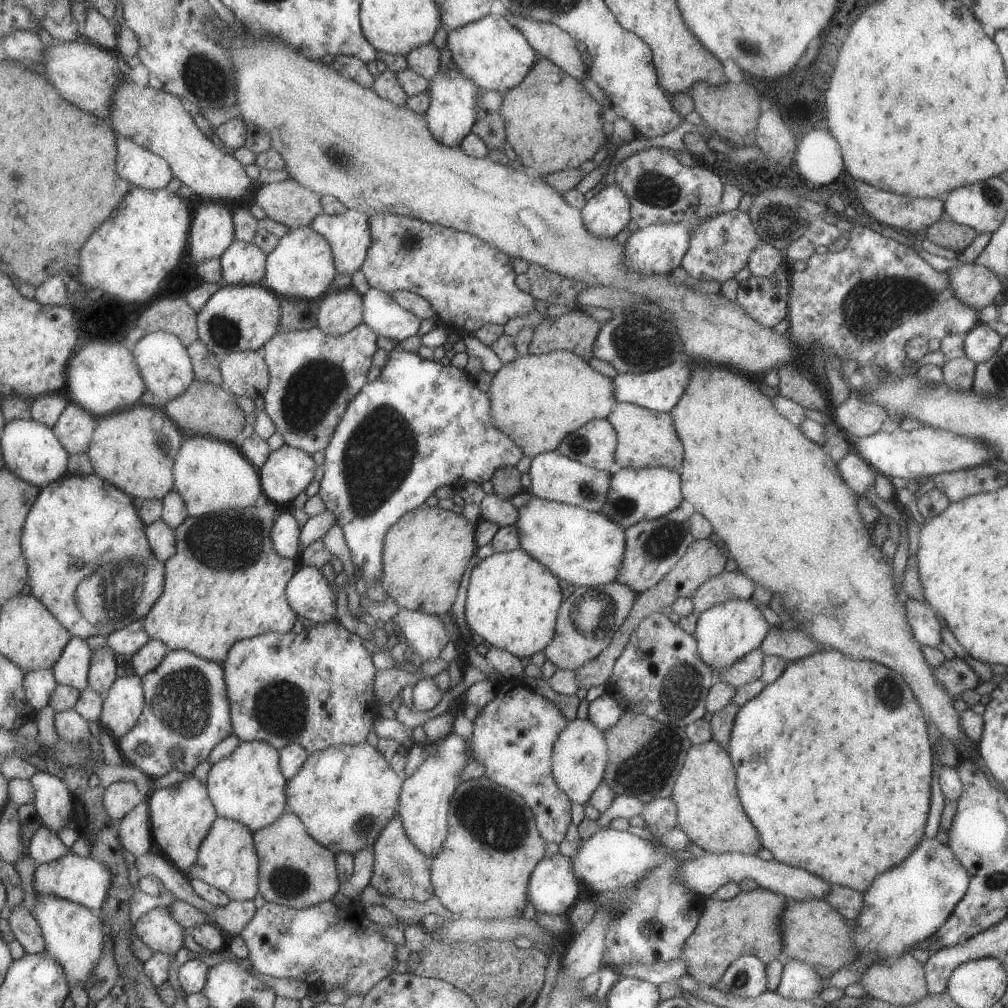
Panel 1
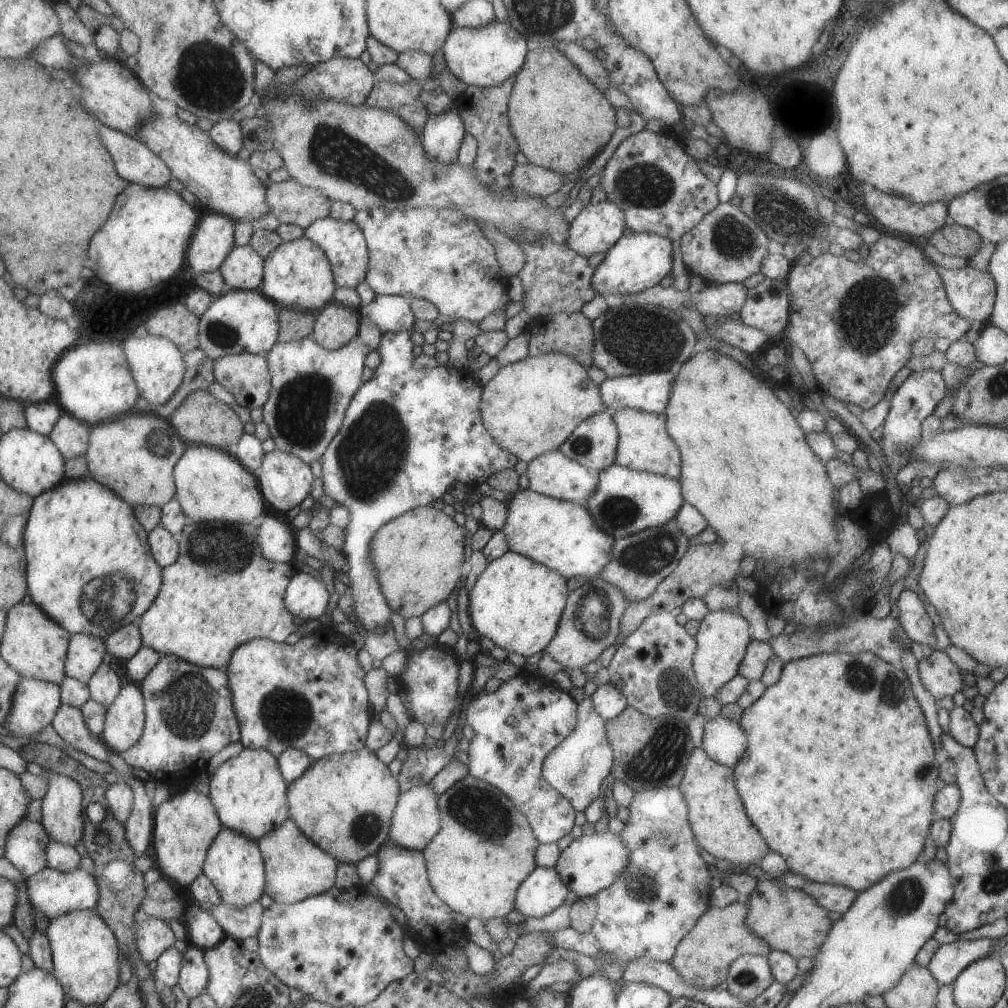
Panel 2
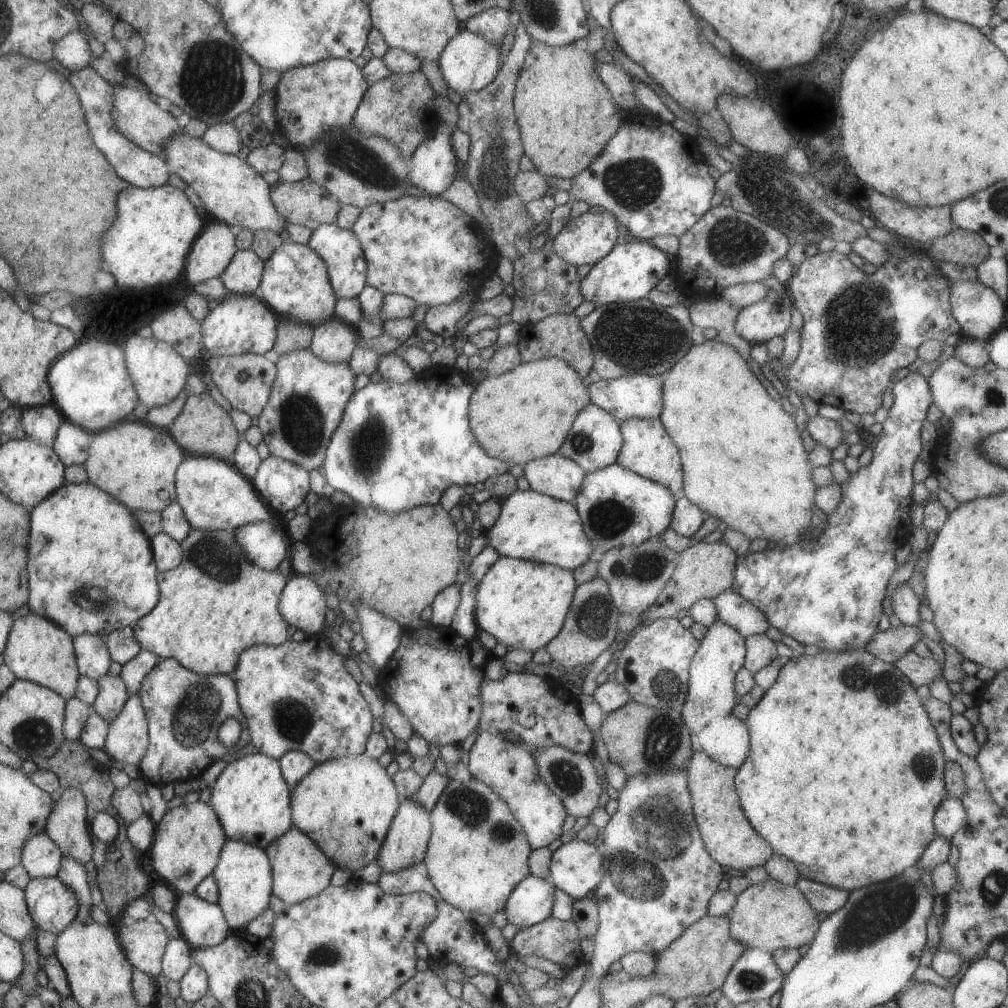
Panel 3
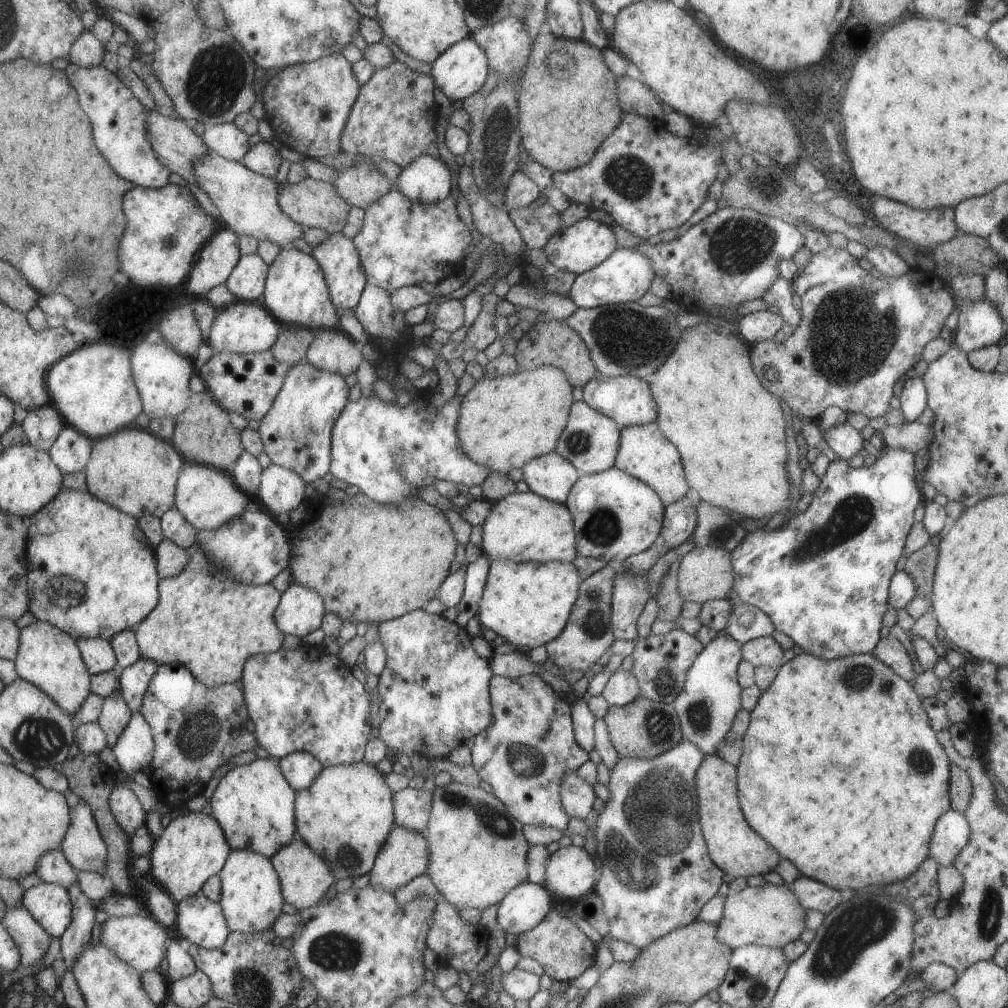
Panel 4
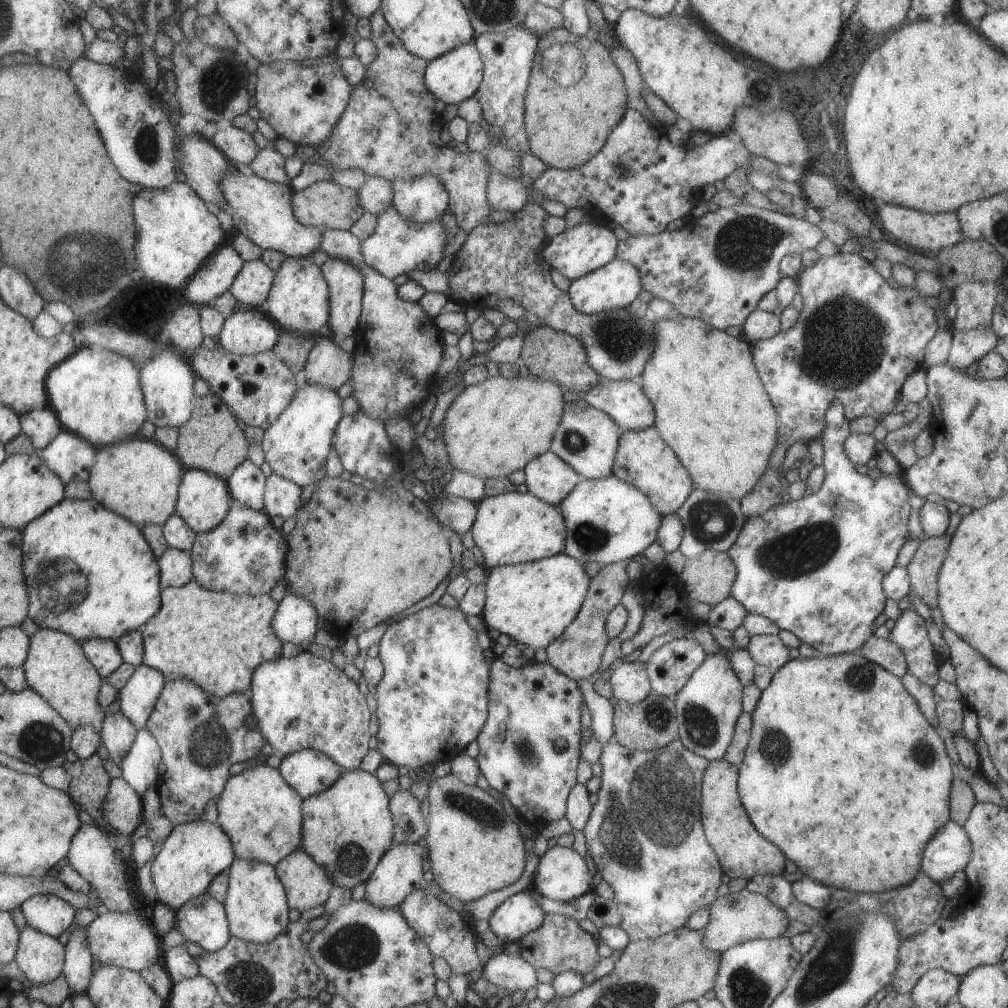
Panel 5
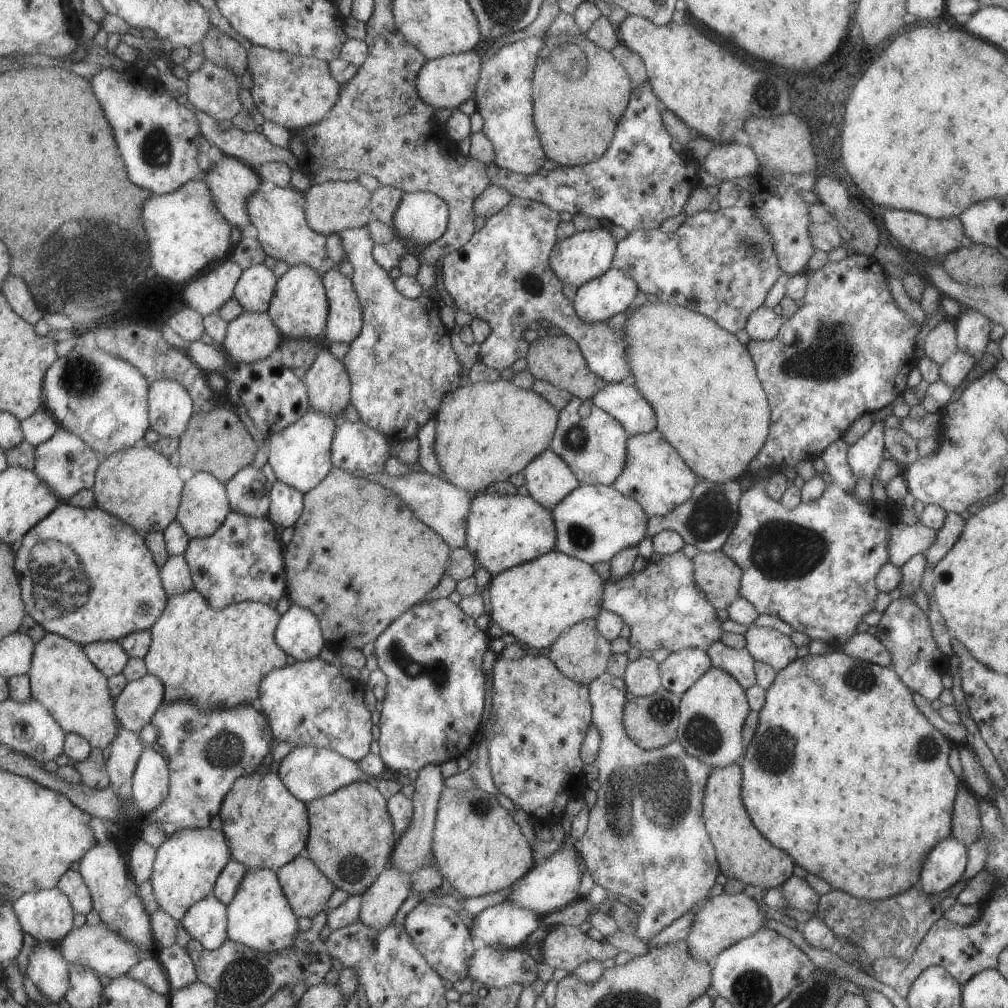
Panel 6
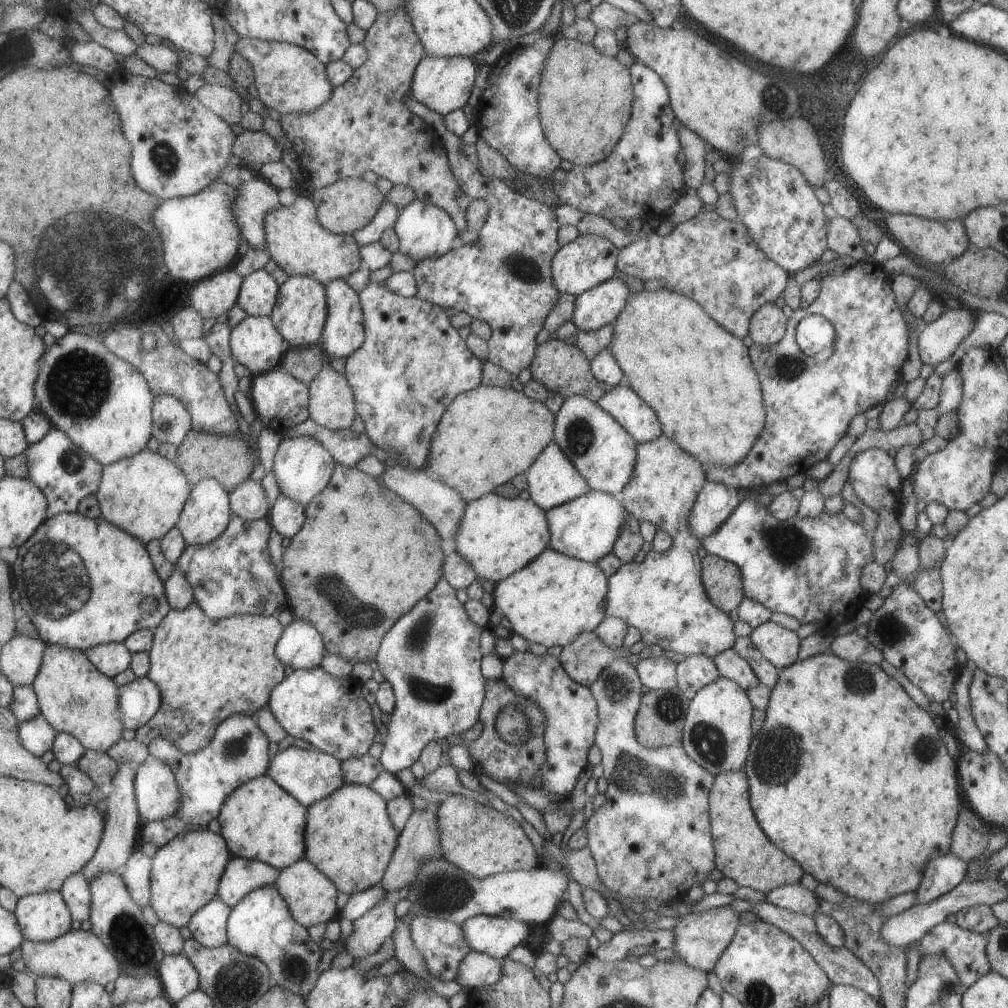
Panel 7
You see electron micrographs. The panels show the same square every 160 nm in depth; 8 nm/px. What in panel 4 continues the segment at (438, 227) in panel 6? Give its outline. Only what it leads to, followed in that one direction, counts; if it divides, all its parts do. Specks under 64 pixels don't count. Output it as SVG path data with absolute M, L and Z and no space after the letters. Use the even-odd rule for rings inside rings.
M421 155L401 169L394 183L405 198L431 204L450 194L451 174L440 158Z

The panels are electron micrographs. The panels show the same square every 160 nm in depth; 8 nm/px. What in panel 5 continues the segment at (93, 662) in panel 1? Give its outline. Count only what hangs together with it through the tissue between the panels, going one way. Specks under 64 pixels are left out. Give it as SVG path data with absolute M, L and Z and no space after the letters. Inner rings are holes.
M118 710L114 713L105 711L105 718L100 729L101 746L108 752L110 758L118 767L136 735L136 728Z

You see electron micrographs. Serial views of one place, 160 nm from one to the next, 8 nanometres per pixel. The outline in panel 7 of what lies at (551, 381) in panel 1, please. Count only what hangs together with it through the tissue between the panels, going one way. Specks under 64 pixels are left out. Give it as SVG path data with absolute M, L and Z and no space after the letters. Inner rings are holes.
M483 384L476 386L473 390L459 393L452 401L447 405L447 408L443 411L438 425L435 427L434 433L430 440L429 452L426 458L425 470L439 479L442 483L445 483L449 488L452 488L465 503L474 501L480 496L493 493L497 486L509 483L510 480L519 473L525 473L531 466L531 463L541 454L541 451L553 440L553 427L554 416L547 410L547 407L539 401L531 400L527 398L521 391L515 391L509 387L488 387Z

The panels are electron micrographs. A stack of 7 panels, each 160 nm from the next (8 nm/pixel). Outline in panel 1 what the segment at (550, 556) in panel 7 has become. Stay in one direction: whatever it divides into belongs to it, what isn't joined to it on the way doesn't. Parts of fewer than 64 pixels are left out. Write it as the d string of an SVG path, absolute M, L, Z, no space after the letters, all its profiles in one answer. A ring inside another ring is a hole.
M517 548L504 553L492 553L479 561L470 573L464 602L464 620L469 630L493 647L506 650L518 659L529 658L552 641L558 608L564 598L558 583L560 580L540 562L531 558L523 549Z

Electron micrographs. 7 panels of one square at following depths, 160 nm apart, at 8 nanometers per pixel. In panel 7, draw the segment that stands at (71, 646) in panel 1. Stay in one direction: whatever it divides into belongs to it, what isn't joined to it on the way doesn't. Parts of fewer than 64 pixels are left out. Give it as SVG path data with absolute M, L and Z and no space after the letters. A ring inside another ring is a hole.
M122 642L92 646L86 648L83 654L101 674L109 678L123 672L129 666L131 656Z

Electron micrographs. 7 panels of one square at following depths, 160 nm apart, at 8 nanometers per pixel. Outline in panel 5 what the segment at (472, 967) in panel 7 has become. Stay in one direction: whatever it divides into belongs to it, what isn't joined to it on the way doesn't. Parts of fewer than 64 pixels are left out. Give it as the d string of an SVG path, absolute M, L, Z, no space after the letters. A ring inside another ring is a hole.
M503 950L482 964L481 978L509 994L515 990L524 994L538 983L535 969L521 955L507 954Z

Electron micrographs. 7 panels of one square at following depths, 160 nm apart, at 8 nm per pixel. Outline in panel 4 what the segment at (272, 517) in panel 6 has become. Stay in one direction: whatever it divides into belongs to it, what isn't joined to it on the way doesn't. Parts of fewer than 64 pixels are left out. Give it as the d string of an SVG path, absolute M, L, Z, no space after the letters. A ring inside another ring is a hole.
M271 463L261 471L257 503L272 517L288 514L300 502L305 502L304 488L305 483L298 474Z

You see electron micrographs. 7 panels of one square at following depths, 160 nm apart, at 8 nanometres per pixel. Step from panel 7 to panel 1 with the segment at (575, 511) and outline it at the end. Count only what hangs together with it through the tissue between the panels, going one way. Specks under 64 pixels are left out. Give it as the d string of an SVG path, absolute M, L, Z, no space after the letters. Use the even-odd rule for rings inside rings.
M621 467L610 476L610 485L600 513L625 530L635 523L666 515L679 507L681 500L679 472L663 467Z

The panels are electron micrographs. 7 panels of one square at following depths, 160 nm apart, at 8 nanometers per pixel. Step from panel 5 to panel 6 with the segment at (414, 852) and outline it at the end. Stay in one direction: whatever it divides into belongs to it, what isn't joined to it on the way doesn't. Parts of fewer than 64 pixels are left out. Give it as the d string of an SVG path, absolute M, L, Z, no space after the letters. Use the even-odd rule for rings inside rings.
M387 866L361 895L358 920L376 931L391 924L397 909L409 894L412 880L409 873Z

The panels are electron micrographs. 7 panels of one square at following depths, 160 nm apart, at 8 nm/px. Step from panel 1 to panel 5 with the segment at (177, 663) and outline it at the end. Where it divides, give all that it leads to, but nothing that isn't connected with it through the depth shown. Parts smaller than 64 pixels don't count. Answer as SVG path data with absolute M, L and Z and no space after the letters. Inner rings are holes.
M187 679L164 681L163 690L156 698L144 728L153 735L160 750L161 778L155 787L161 814L172 826L203 820L203 810L207 802L219 798L226 780L230 777L231 764L257 758L267 742L259 730L254 731L245 723L247 716L252 716L252 706L247 694L235 693L217 698L207 696Z

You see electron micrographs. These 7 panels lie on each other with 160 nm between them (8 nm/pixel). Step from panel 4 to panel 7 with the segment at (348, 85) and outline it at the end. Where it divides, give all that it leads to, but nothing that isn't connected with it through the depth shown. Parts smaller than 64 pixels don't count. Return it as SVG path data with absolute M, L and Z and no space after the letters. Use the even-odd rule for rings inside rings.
M238 37L233 48L252 66L256 98L265 108L273 108L280 116L309 112L331 96L332 86L327 80L325 65L307 49L291 43L249 37Z

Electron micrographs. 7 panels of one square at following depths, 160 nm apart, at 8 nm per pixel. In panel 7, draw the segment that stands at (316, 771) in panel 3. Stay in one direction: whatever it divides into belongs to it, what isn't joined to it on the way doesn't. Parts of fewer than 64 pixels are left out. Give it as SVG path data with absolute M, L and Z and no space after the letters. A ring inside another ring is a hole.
M343 782L331 794L306 808L304 858L313 864L321 874L324 874L339 892L348 895L378 885L393 854L397 837L398 832L391 824L386 811L386 802L367 785Z

